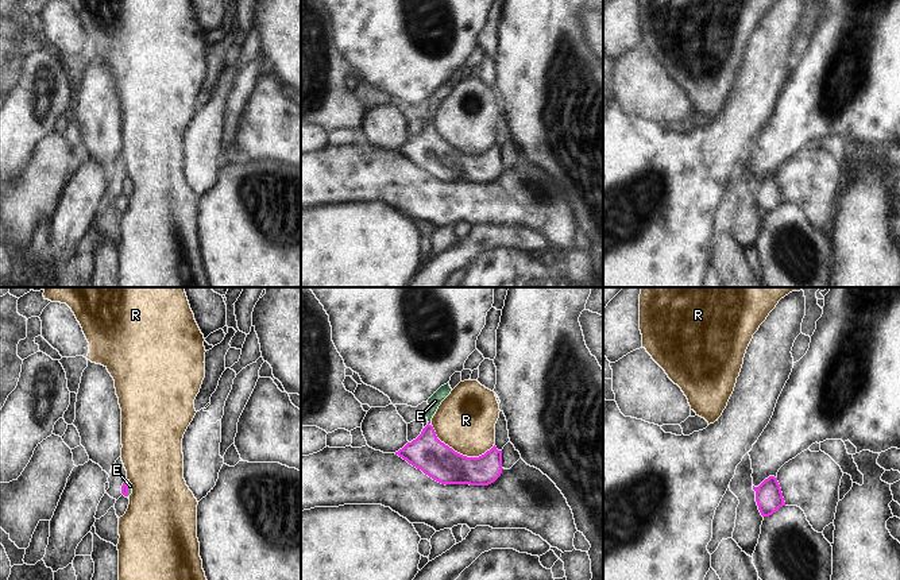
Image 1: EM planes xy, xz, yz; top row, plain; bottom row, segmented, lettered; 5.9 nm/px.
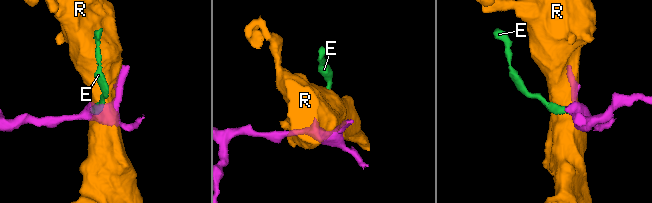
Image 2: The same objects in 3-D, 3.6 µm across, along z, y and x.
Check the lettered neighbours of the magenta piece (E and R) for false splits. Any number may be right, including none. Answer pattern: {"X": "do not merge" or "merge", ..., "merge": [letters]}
{"E": "merge", "R": "do not merge", "merge": ["E"]}

